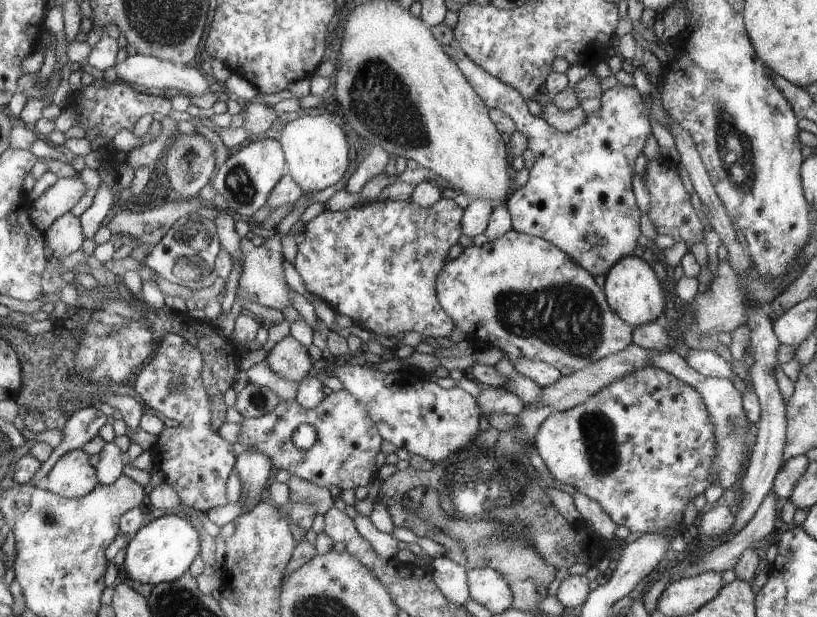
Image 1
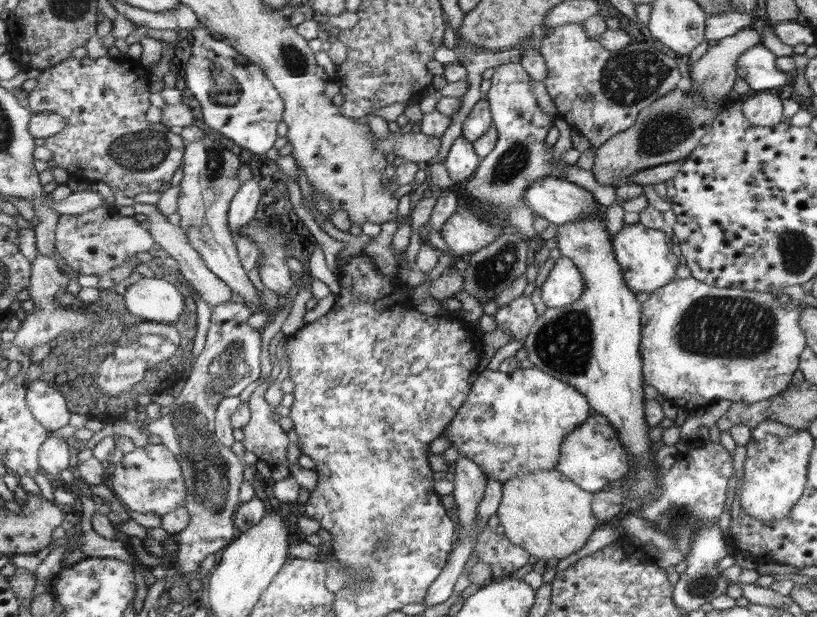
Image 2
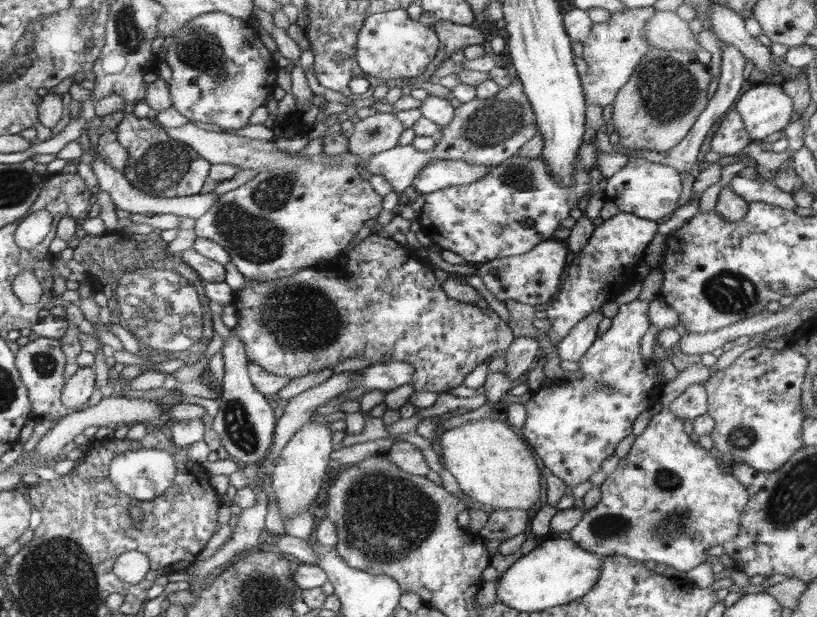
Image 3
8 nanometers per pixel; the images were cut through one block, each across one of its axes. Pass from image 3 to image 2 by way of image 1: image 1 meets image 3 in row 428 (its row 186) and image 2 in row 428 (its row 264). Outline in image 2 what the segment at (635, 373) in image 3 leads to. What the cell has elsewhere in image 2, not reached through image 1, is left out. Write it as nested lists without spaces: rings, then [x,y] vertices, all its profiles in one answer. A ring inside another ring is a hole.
[[[599,413],[587,418],[585,424],[570,434],[563,441],[561,458],[556,470],[572,479],[578,486],[587,491],[600,491],[600,488],[610,489],[610,482],[622,478],[628,472],[627,450],[617,437],[617,431],[610,421]]]

